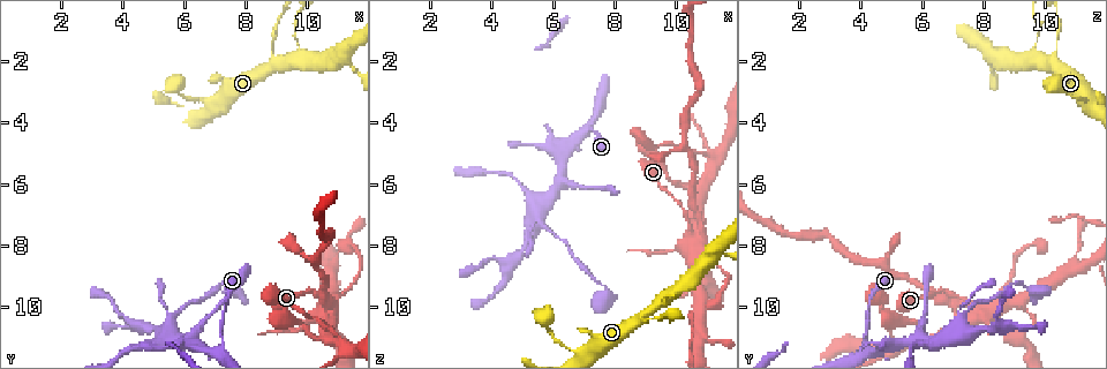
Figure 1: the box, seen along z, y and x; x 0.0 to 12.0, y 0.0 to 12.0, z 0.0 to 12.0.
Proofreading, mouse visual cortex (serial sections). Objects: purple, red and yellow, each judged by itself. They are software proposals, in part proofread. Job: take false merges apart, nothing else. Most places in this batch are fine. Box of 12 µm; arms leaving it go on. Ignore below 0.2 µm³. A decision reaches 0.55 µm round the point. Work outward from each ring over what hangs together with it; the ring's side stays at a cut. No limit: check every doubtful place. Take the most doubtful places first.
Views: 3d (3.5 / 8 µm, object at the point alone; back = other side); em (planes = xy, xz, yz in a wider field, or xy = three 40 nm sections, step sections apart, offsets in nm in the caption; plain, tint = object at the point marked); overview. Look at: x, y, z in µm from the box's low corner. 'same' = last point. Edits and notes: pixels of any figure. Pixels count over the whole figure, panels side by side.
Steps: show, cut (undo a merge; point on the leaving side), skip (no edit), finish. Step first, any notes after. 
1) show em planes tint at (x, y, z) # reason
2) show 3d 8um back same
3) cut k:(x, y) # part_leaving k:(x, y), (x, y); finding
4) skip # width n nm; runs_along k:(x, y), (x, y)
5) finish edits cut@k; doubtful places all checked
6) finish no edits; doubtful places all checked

show 3d 3.5um at (10.5, 10.1, 7.8) # sharp bend

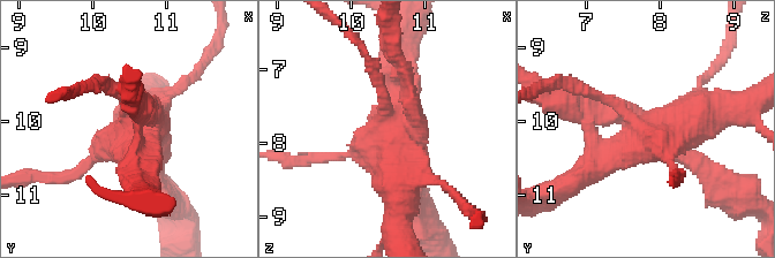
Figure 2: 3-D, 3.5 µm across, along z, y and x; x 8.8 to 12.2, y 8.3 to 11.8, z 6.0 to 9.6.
show em xy step 2 tint at (10.55, 10.15, 7.80)

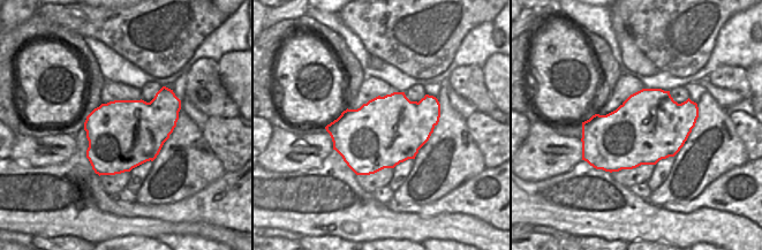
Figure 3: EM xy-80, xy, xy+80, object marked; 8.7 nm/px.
cut 2:(721, 172) # width 600 nm; two cells meet here

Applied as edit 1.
show 3d 3.5um at (7.3, 11.4, 4.2) # arms part here

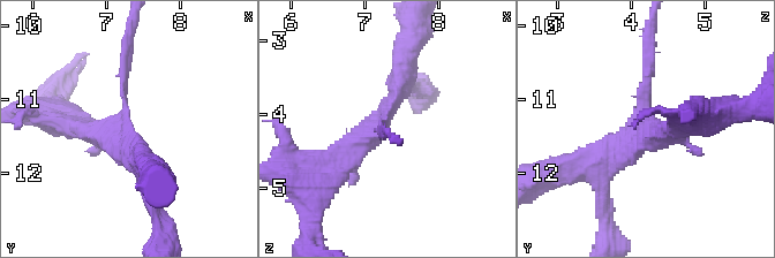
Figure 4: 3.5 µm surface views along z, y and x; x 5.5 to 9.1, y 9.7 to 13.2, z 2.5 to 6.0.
show em xy step 2 tint at (7.20, 11.30, 4.25) # need the tissue

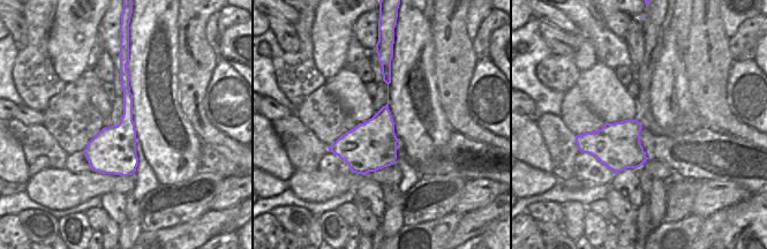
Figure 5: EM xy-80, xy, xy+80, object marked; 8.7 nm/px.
skip # runs_along 4:(127, 47), (120, 121), (62, 121); one cell here

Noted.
show 3d 3.5um at (5.9, 10.1, 7.5) # calibre changes

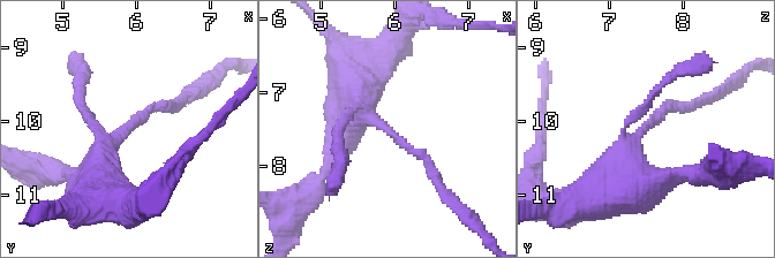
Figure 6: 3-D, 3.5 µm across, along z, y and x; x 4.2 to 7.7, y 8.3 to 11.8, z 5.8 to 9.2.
show em planes tint at (5.90, 10.10, 7.50) # now the EM

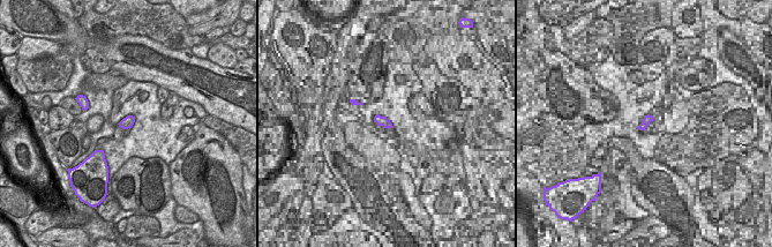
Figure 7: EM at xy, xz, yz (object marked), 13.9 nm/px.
skip # continuous, no second cell

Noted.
finish edits cut@2; doubtful places all checked

